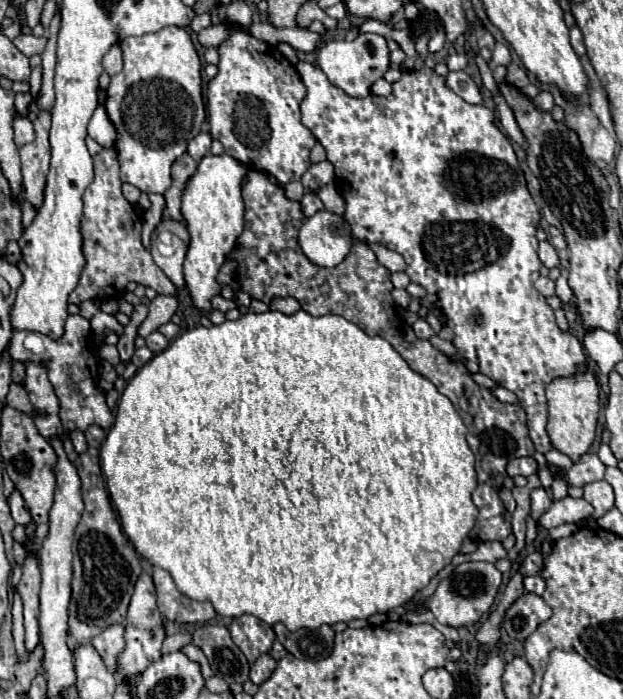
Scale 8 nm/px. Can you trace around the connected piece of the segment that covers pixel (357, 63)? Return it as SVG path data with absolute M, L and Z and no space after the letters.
M359 34L351 42L345 40L325 42L317 52L317 62L333 86L345 90L349 96L363 98L369 96L371 84L379 80L389 68L389 48L385 38L379 34Z

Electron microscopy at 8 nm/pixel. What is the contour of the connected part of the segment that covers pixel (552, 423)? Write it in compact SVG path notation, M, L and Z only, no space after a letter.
M593 372L575 376L575 378L557 378L547 386L547 434L551 446L563 454L569 454L573 462L579 462L581 454L589 450L597 432L599 418L599 386Z

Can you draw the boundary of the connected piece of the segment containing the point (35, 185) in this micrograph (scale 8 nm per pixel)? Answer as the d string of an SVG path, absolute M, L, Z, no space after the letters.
M41 112L35 126L35 140L21 148L21 164L23 164L23 186L25 186L25 200L33 204L35 210L43 206L45 200L45 184L49 172L49 128L51 128L51 114Z

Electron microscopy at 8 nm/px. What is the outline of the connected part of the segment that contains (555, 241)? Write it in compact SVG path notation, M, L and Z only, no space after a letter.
M549 226L549 240L551 240L551 244L553 244L561 254L567 250L565 236L563 236L563 232L561 232L561 230L557 230L555 226Z

